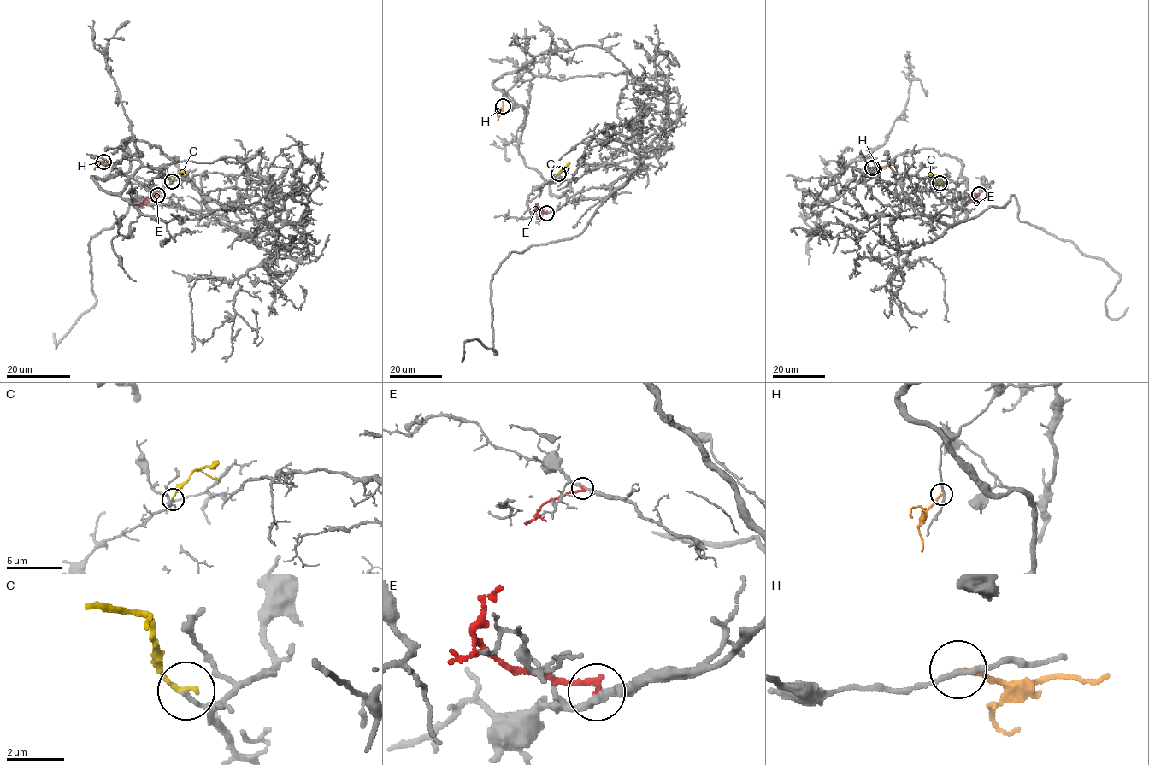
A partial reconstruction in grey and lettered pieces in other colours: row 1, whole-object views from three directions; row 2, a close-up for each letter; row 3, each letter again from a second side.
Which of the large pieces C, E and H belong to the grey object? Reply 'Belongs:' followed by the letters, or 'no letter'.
Belongs: no letter

